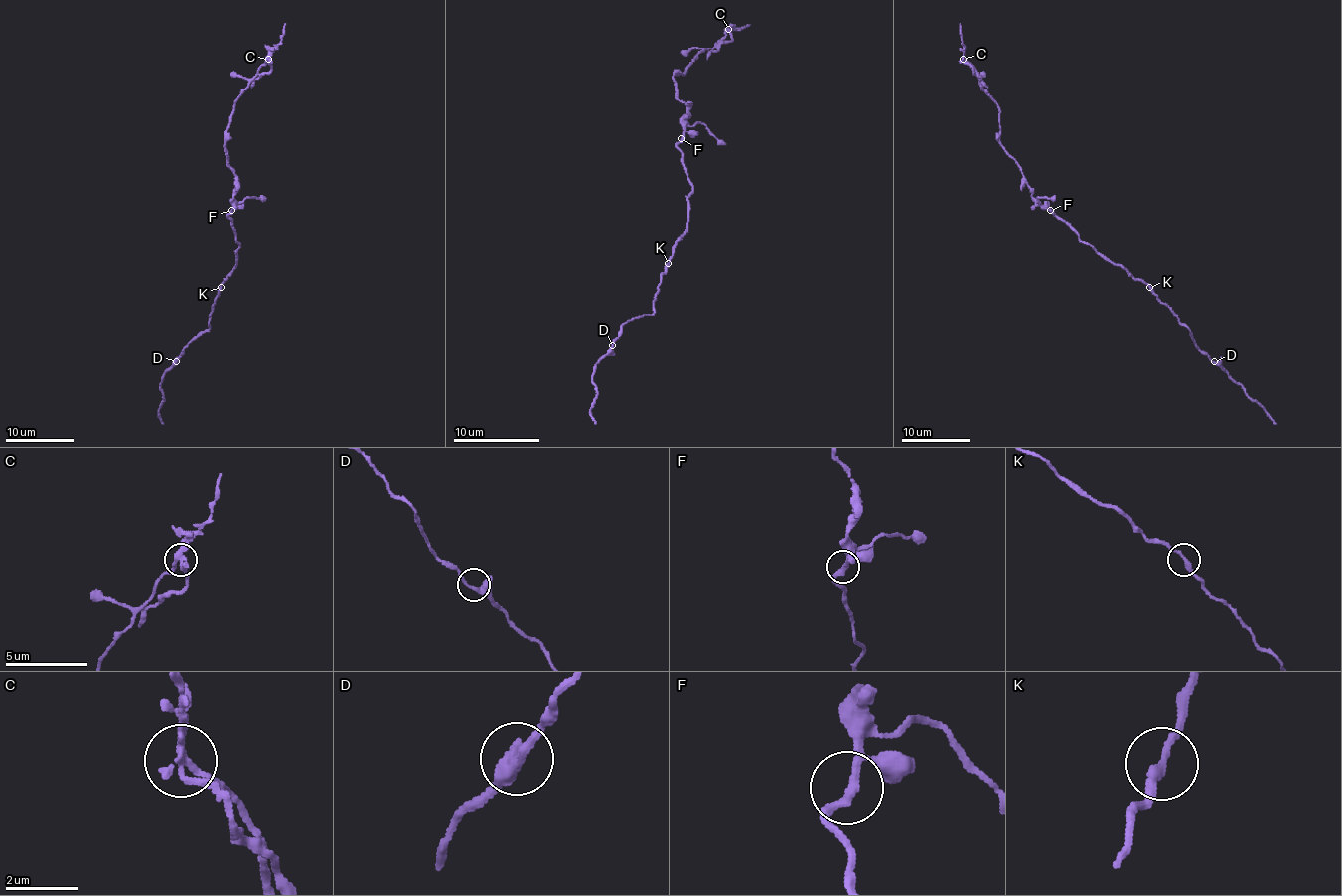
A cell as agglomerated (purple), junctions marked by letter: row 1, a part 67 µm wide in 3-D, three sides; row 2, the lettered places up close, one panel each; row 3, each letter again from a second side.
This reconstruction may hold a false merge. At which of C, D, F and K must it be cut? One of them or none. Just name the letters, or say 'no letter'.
C

